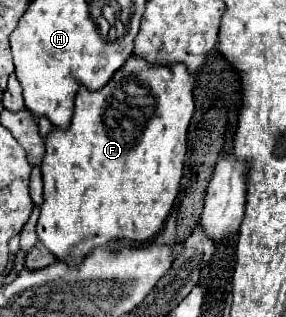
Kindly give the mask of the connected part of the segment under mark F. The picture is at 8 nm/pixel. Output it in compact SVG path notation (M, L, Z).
M130 55L126 65L122 65L122 69L118 69L118 73L114 73L114 77L102 89L92 91L92 89L86 89L80 85L80 89L76 93L76 109L74 109L70 127L68 129L52 127L44 139L46 155L40 165L42 179L44 179L44 203L42 203L42 211L38 217L36 233L38 233L38 239L48 247L48 251L52 251L62 261L74 263L74 261L80 261L94 247L104 245L110 239L136 239L136 241L152 239L162 229L162 225L164 225L166 217L170 215L172 205L178 197L178 191L180 191L180 177L182 177L182 169L184 169L182 163L184 163L184 155L186 155L186 131L188 131L192 115L194 115L194 79L184 65L156 65L156 63L144 61L138 55Z

